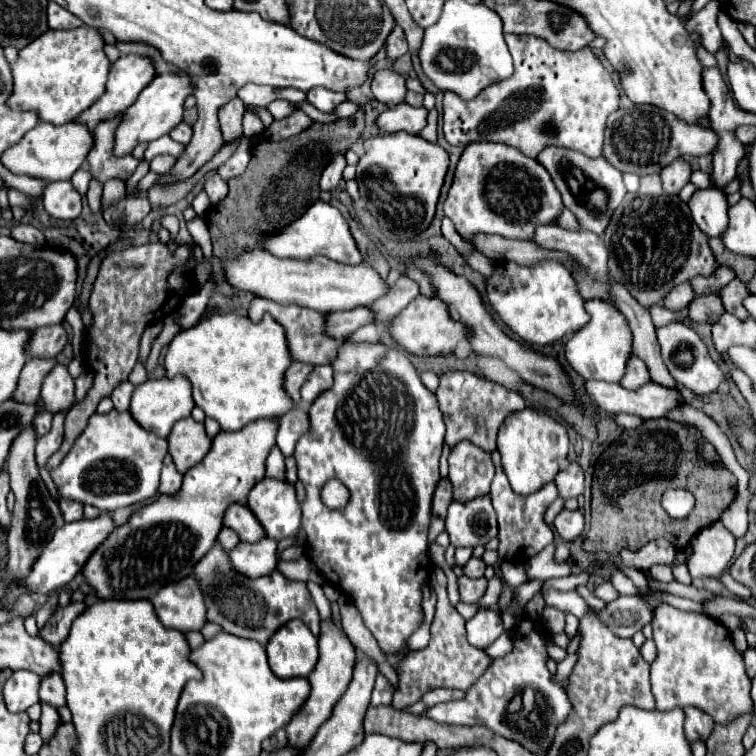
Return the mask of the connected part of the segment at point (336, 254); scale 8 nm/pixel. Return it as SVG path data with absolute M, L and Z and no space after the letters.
M317 200L309 208L309 212L305 212L305 216L301 216L301 220L295 220L293 224L289 224L289 228L283 228L275 236L263 238L261 246L267 252L273 252L275 256L293 258L293 260L309 260L309 258L321 254L321 256L329 256L331 260L345 262L345 264L363 264L365 262L363 254L359 252L359 248L351 236L349 224L343 218L343 214L323 200Z

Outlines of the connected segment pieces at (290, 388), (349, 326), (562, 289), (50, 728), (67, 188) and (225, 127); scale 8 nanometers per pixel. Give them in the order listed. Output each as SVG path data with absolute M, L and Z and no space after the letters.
M293 362L289 372L285 374L285 390L289 392L289 396L299 404L301 402L301 386L307 382L309 374L313 372L313 364L307 362Z
M353 308L353 312L335 312L327 314L327 332L331 336L349 338L357 328L365 324L375 324L375 312L369 308Z
M497 262L495 274L487 278L487 300L501 320L529 344L543 346L557 342L589 322L585 298L581 298L573 274L561 262L539 262L533 266Z
M43 704L43 714L41 714L39 724L41 724L39 734L41 734L43 742L49 742L49 740L55 736L55 730L57 730L57 726L59 726L59 714L57 714L51 706L45 706L45 704Z
M47 182L41 194L45 210L61 220L75 220L81 214L81 194L71 182Z
M239 98L229 100L221 110L219 110L219 124L221 124L221 132L225 136L225 144L235 140L239 134L243 134L241 128L241 120L245 114L245 106L241 104Z

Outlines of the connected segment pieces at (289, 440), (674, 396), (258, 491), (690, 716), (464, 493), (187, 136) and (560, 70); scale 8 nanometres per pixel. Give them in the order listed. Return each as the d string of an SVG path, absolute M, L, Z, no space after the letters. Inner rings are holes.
M293 408L291 412L283 414L279 420L279 430L277 430L277 446L285 456L293 454L293 448L297 440L309 430L309 416L307 410Z
M587 382L585 390L595 406L603 408L609 414L635 414L643 420L663 418L673 408L685 404L681 390L667 388L657 382L645 384L635 392L625 390L621 384L607 384L607 382Z
M265 476L247 498L247 506L265 528L267 538L295 536L301 528L301 504L291 482Z
M685 708L685 736L689 742L705 742L713 728L715 722L709 714L701 712L699 708Z
M461 440L451 448L449 480L453 482L455 500L467 502L489 492L495 468L491 454L469 440Z
M181 122L177 124L177 128L173 128L169 132L169 136L175 140L175 142L181 142L181 144L187 144L191 140L191 126L187 122Z
M505 34L509 52L513 56L515 72L505 80L497 80L483 88L475 98L463 100L455 92L445 92L443 98L443 134L449 144L469 144L475 140L505 142L519 148L525 156L537 156L545 146L563 146L597 158L603 154L603 136L607 118L619 110L619 88L611 72L601 64L591 46L577 52L553 48L547 40L531 34Z

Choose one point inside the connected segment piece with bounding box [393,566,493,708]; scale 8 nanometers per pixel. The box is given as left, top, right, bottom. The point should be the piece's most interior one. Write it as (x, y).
(450, 661)

